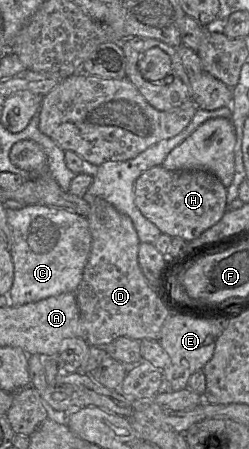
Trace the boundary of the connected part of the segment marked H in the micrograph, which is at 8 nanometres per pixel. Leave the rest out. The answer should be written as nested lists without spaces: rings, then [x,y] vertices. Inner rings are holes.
[[[162,165],[143,172],[134,186],[134,199],[142,215],[156,225],[161,233],[190,242],[218,223],[227,211],[227,188],[213,174],[204,170],[170,171]]]

